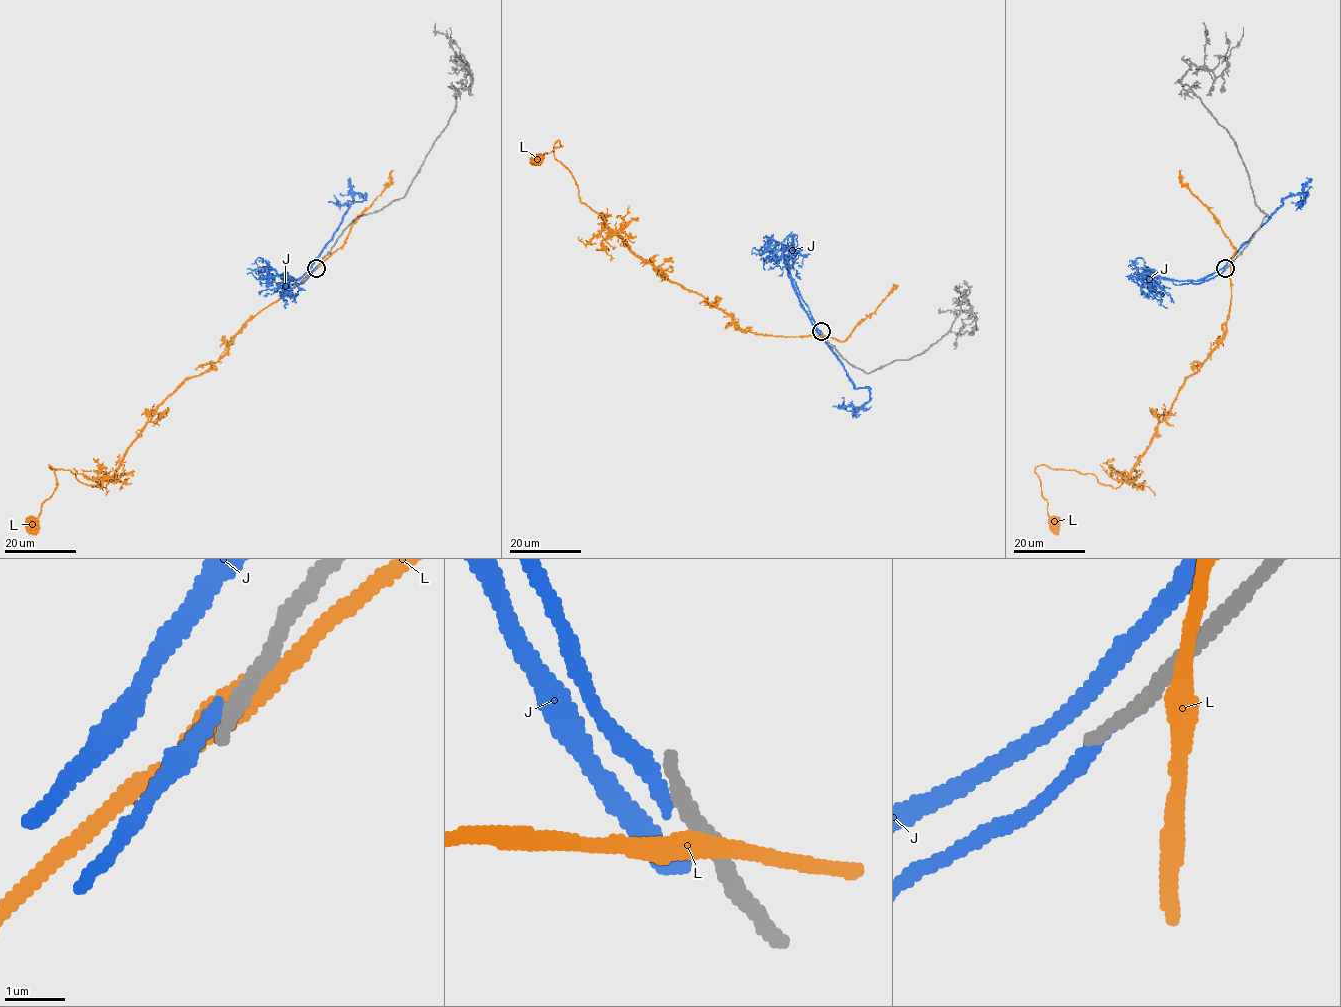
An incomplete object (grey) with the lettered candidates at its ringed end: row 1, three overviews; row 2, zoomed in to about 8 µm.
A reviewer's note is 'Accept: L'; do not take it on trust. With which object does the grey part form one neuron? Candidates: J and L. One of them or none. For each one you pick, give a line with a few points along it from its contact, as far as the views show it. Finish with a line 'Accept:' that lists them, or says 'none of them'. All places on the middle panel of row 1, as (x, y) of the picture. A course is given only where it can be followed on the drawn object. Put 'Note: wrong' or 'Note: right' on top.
Note: wrong
Accept: none of them

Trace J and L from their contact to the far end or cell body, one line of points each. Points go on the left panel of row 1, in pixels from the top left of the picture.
J: (317, 267), (302, 283), (286, 281), (308, 270), (349, 205), (365, 196), (328, 202)
L: (319, 264), (247, 321), (216, 361), (186, 378), (158, 407), (101, 487), (49, 465), (56, 488), (32, 523)

